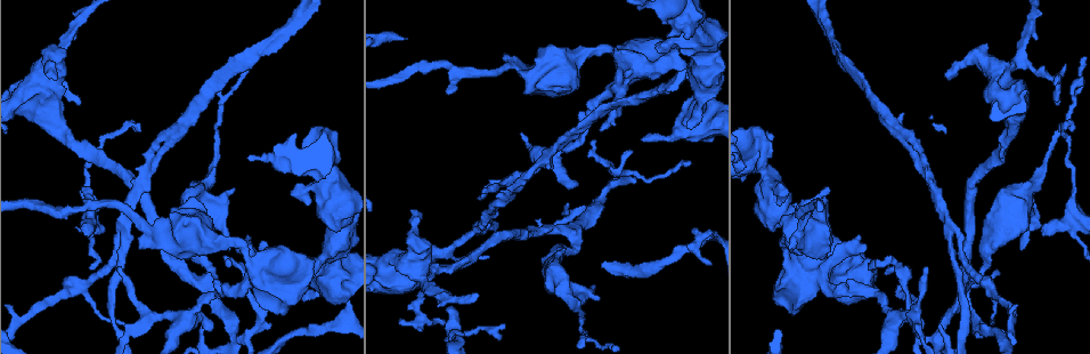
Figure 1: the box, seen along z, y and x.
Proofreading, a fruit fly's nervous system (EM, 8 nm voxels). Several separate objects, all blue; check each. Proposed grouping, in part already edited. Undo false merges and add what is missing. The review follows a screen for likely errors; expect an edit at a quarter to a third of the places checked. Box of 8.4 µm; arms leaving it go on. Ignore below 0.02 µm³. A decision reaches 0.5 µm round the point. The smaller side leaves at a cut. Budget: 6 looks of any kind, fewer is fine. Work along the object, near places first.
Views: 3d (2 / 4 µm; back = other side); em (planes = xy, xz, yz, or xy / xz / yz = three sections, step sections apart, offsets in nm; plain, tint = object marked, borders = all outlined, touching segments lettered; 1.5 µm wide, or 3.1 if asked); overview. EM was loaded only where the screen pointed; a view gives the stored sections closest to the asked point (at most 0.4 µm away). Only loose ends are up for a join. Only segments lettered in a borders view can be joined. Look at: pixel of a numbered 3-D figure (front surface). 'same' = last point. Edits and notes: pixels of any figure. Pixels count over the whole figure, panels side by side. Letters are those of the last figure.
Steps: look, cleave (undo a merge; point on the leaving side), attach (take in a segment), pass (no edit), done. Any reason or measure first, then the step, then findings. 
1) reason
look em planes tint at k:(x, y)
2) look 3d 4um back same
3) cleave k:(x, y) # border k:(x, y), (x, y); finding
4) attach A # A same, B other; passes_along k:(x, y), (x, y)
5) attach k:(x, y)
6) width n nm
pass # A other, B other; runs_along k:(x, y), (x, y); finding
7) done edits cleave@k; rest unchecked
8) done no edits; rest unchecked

narrows sharply
look em planes tint at 1:(783, 251)

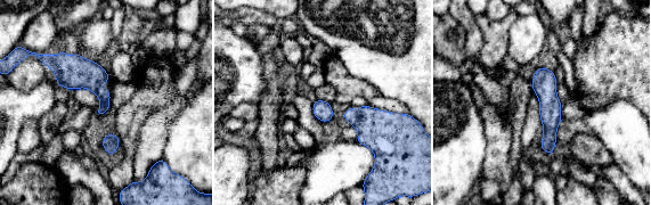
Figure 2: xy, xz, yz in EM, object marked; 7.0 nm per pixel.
see the neighbours
look em planes borders same

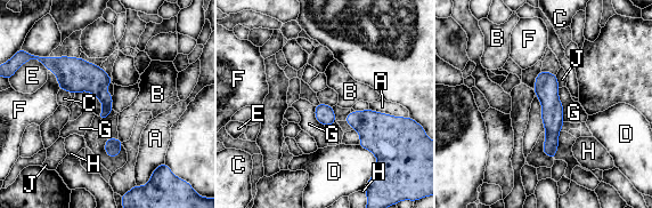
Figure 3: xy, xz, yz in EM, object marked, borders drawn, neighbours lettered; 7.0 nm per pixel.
pass # A other, B other, C other, D other, E other, F other, G other, H other, J other; runs_along 3:(542, 74), (552, 108), (552, 154); continuous, no second cell

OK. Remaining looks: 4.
branch stops here
look 3d 4um at 1:(597, 296)

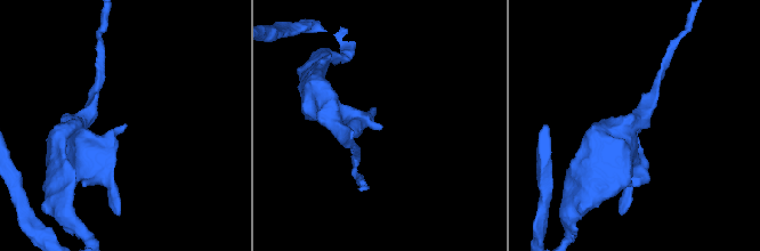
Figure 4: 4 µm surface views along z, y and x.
need the tissue
look em planes borders at 4:(380, 129)

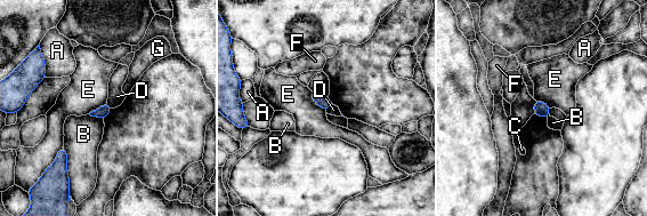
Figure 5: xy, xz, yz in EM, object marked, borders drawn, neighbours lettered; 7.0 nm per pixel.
pass # A other, B other, C other, D other, E other, F other, G other; border 5:(331, 103), (326, 111); no lettered segment goes on from it

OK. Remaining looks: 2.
side arm on a straight run
look em yz step 8 tint at 1:(472, 230)

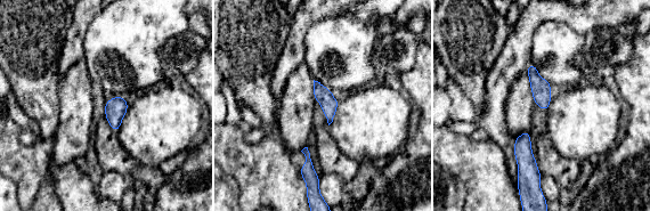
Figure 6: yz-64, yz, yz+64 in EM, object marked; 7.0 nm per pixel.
what lies round it
look em yz step 8 borders same

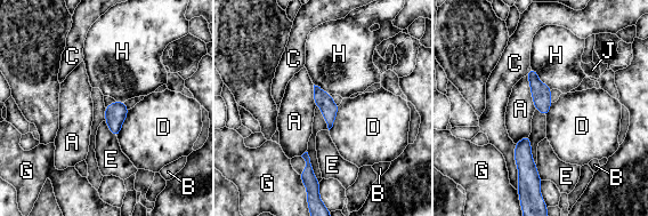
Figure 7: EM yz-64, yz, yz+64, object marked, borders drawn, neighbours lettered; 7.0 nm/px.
longest_contact C 280 nm
pass # A other, B other, C other, D other, E other, G other, H other, J other; border 7:(526, 76), (535, 109); all the same cell

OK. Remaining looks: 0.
done no edits; rest unchecked

